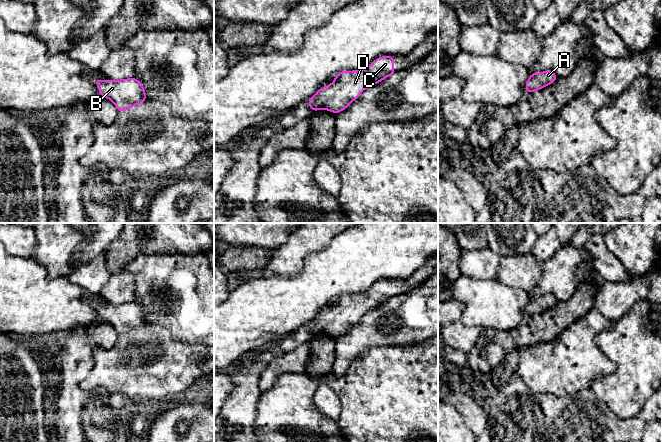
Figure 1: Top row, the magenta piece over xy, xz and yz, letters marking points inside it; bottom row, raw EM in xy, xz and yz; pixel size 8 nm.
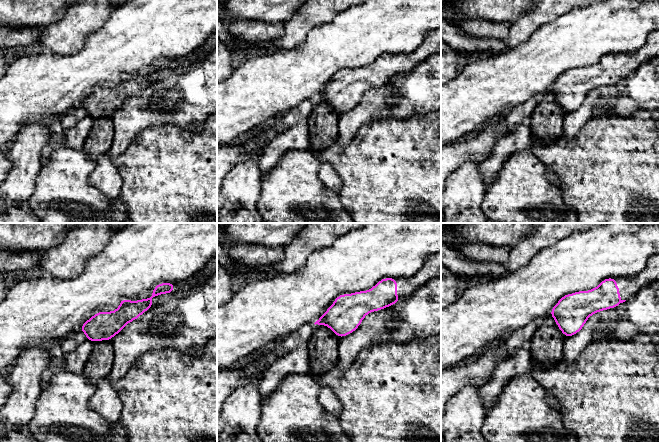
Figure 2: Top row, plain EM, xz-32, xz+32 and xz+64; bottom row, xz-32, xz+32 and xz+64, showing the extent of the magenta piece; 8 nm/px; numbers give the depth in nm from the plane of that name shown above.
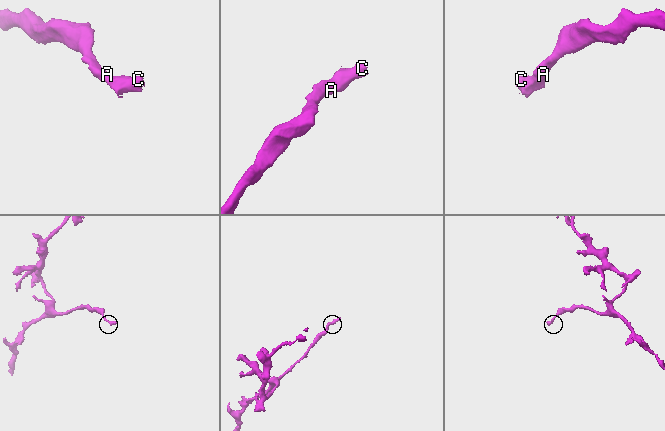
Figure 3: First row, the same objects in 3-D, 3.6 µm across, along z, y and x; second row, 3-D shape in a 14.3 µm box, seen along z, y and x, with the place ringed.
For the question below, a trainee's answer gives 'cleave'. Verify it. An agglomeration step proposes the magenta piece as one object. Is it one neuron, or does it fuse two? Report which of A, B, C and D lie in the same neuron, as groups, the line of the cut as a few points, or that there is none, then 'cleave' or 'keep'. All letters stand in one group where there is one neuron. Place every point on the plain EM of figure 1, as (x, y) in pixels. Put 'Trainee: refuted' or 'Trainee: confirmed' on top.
Trainee: refuted
A B C D | no cut | keep

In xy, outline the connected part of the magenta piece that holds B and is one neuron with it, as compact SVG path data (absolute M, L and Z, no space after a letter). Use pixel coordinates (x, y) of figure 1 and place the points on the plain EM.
M126 302L120 304L94 304L99 318L113 326L119 336L127 335L131 331L140 329L148 322L140 304Z

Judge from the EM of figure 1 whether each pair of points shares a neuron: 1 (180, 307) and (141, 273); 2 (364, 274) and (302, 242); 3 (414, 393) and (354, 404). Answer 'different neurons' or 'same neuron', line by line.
1: same neuron
2: different neurons
3: same neuron

